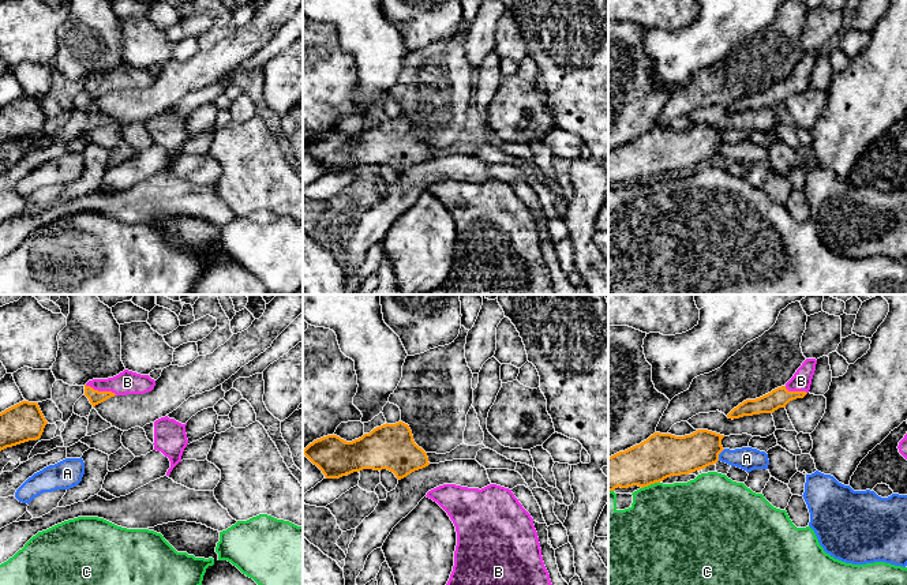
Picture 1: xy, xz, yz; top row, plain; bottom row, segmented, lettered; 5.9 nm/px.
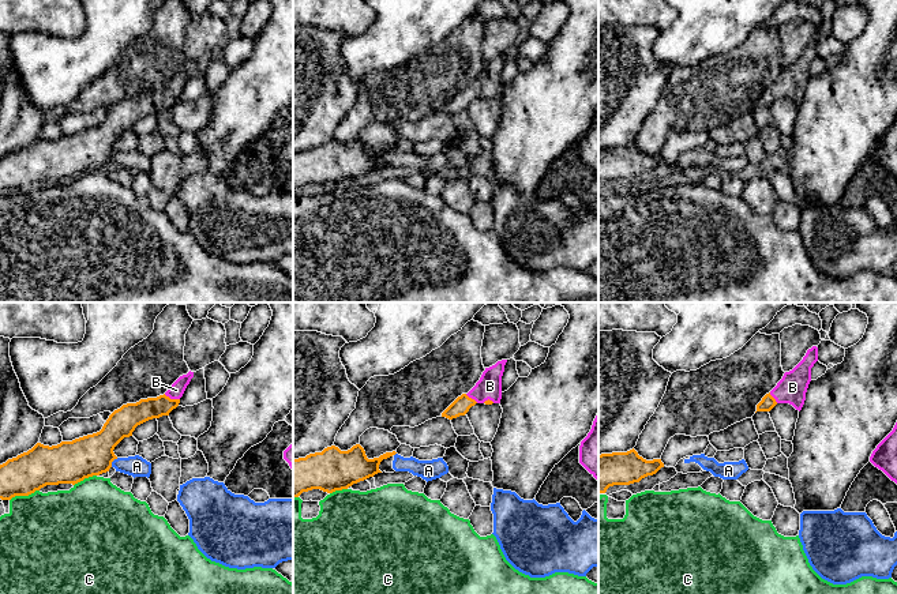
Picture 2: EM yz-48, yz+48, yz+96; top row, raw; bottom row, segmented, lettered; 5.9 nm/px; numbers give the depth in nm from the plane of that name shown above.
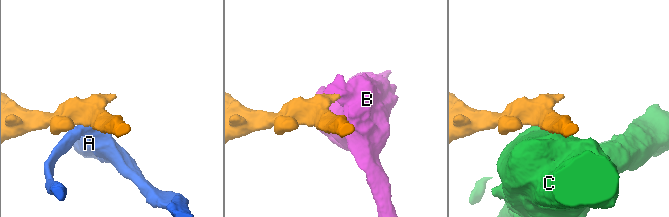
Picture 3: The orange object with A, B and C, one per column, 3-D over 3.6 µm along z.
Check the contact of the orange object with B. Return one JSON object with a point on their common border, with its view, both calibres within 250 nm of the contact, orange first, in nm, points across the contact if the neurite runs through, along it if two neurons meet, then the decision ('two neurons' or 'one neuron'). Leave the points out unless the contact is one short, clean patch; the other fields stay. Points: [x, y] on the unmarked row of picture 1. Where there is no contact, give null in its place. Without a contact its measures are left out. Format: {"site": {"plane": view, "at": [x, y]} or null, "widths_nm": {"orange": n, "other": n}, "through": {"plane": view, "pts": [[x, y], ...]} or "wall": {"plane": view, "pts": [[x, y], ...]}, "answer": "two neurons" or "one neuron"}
{"site": {"plane": "xy", "at": [101, 86]}, "widths_nm": {"orange": 90, "other": 140}, "through": {"plane": "xy", "pts": [[96, 92], [101, 86], [127, 77]]}, "answer": "one neuron"}

